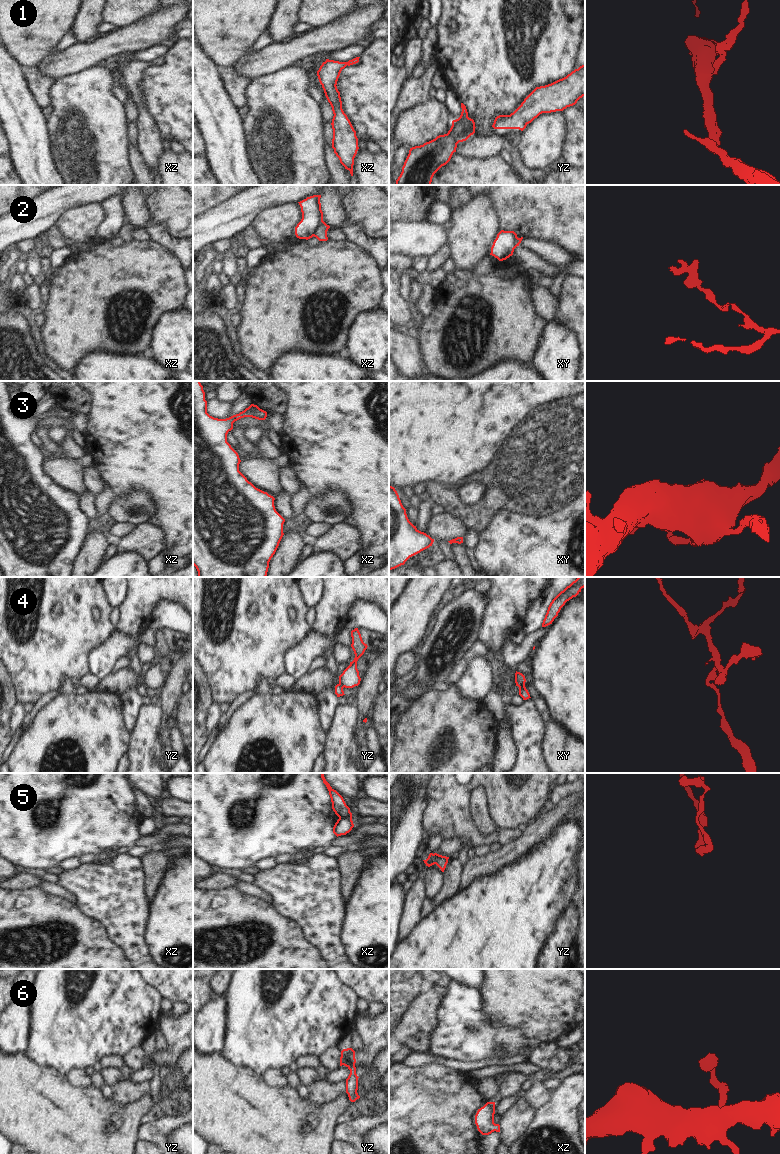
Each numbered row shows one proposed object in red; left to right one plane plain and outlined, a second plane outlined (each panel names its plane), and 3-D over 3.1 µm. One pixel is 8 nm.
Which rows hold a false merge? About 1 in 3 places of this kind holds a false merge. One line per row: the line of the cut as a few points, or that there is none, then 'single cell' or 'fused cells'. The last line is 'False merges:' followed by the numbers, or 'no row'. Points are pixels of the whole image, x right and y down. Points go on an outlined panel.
1: no cut; single cell
2: cut in xz along (323, 221), (313, 235); fused cells
3: no cut; single cell
4: cut in xy along (524, 684), (518, 686); fused cells
5: cut in xz along (339, 816), (351, 818); fused cells
6: no cut; single cell
False merges: 2, 4, 5

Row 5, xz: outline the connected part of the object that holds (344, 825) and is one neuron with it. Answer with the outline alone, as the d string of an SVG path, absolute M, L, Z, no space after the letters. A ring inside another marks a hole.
M339 817L337 822L333 827L333 833L338 837L341 835L346 835L354 827L352 818Z

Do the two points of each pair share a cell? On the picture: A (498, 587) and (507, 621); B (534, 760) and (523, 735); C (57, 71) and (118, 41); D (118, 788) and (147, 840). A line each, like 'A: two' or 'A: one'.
A: one
B: one
C: one
D: two

